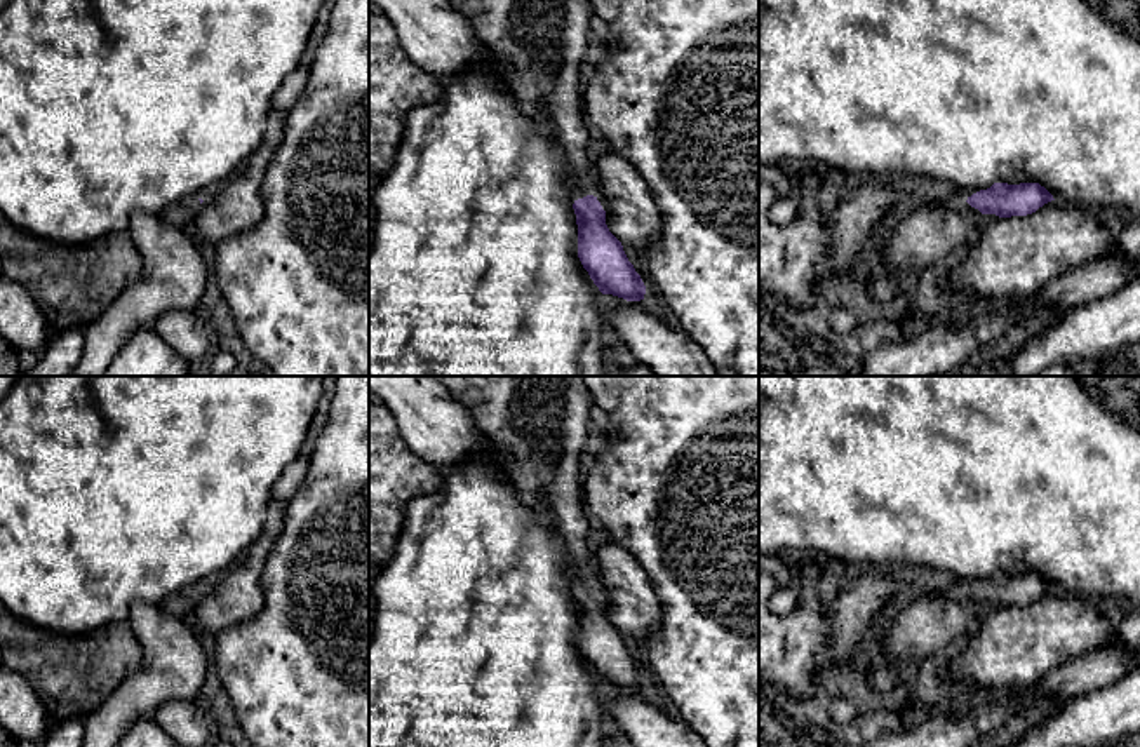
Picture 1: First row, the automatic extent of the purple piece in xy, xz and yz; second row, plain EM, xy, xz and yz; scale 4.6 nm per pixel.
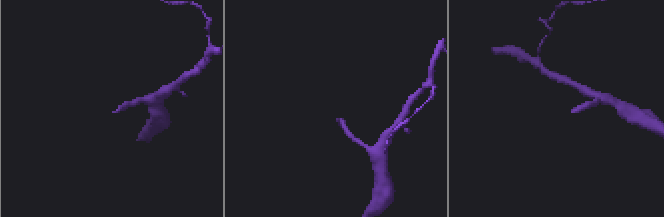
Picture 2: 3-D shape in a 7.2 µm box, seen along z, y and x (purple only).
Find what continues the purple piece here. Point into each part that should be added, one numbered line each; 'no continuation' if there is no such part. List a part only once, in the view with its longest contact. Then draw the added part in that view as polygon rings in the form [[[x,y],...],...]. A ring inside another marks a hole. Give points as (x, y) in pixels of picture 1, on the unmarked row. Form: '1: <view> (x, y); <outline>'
1: xy (181, 603); [[[198,589],[179,590],[167,596],[158,606],[169,615],[191,620],[195,606],[200,601],[200,596],[202,594]]]

